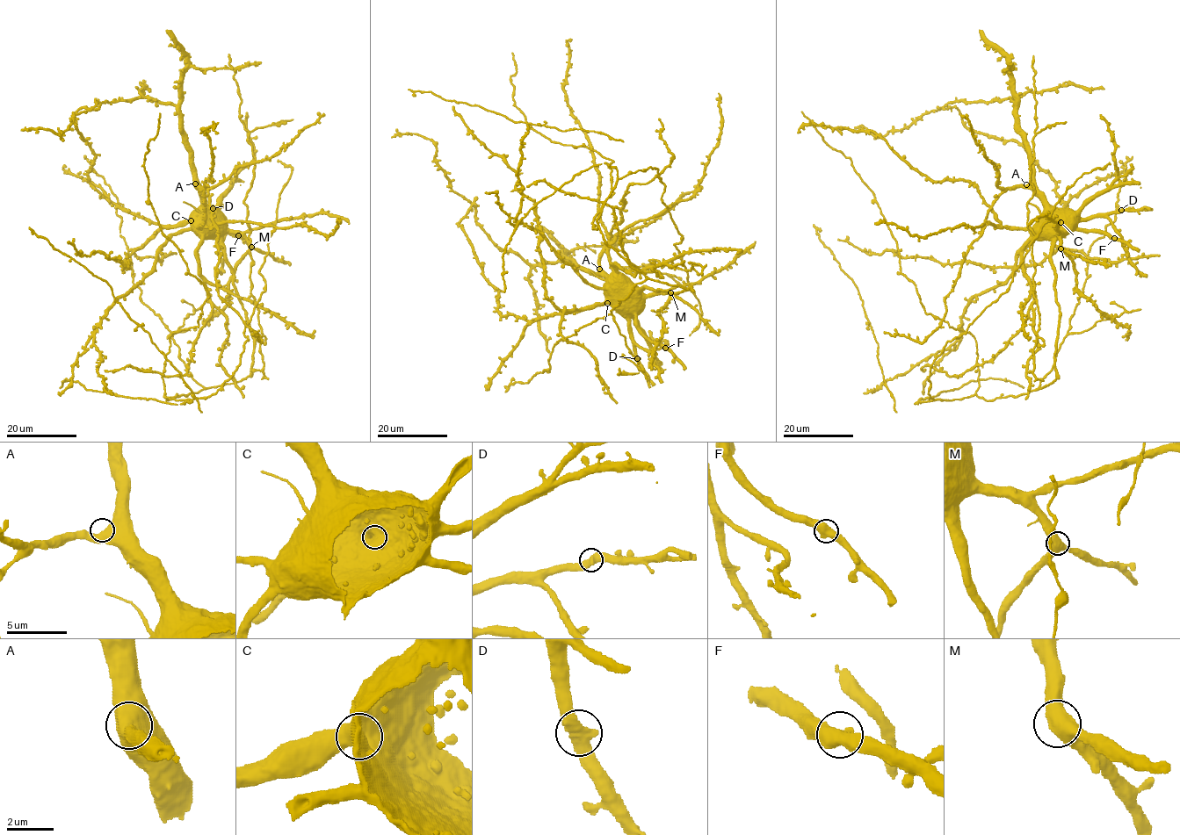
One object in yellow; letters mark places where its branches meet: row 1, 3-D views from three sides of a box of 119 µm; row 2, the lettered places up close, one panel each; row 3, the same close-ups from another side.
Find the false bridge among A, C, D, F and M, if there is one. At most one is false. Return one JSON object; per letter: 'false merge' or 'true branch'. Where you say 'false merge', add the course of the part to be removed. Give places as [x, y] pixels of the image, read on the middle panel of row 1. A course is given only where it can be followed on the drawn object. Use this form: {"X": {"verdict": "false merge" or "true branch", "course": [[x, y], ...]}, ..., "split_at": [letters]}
{"A": {"verdict": "true branch"}, "C": {"verdict": "true branch"}, "D": {"verdict": "true branch"}, "F": {"verdict": "true branch"}, "M": {"verdict": "true branch"}, "split_at": []}

